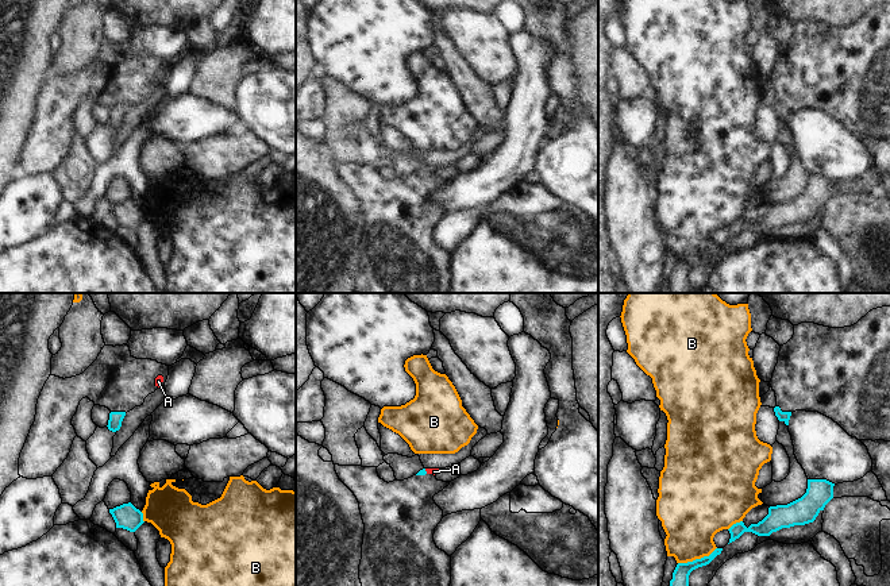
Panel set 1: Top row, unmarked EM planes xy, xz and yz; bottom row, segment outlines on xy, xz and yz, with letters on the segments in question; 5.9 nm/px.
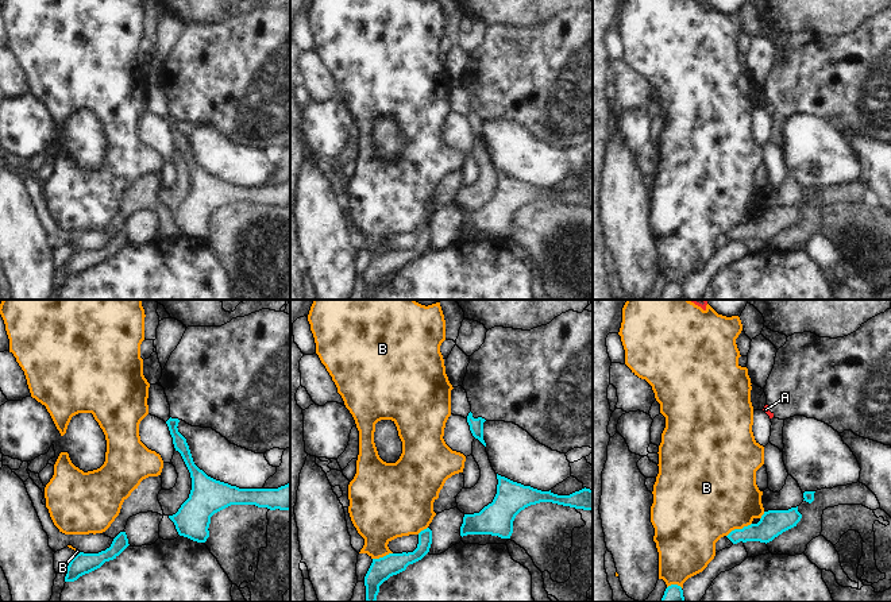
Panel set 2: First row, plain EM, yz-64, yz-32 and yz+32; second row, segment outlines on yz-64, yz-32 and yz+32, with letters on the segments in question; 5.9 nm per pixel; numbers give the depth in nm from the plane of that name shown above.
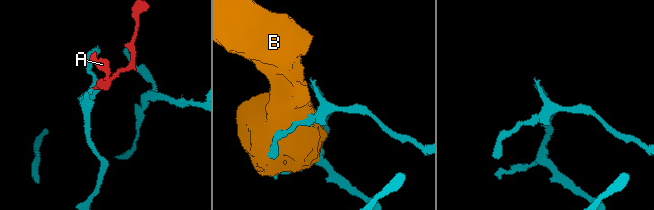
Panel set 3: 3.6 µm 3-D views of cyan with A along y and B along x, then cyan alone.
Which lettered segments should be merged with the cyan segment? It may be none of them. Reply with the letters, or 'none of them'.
A

